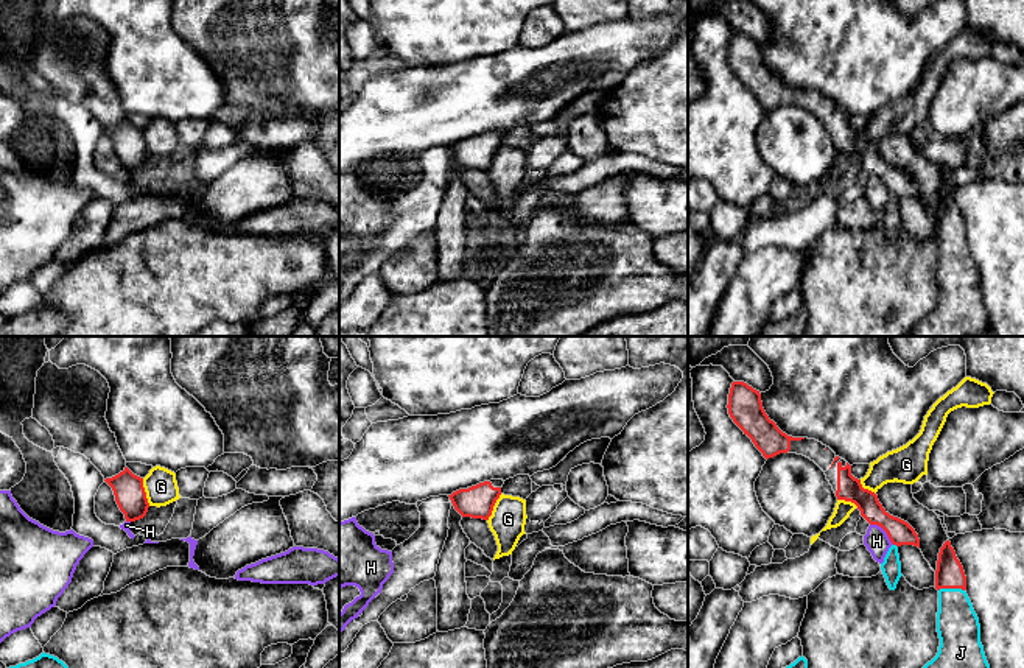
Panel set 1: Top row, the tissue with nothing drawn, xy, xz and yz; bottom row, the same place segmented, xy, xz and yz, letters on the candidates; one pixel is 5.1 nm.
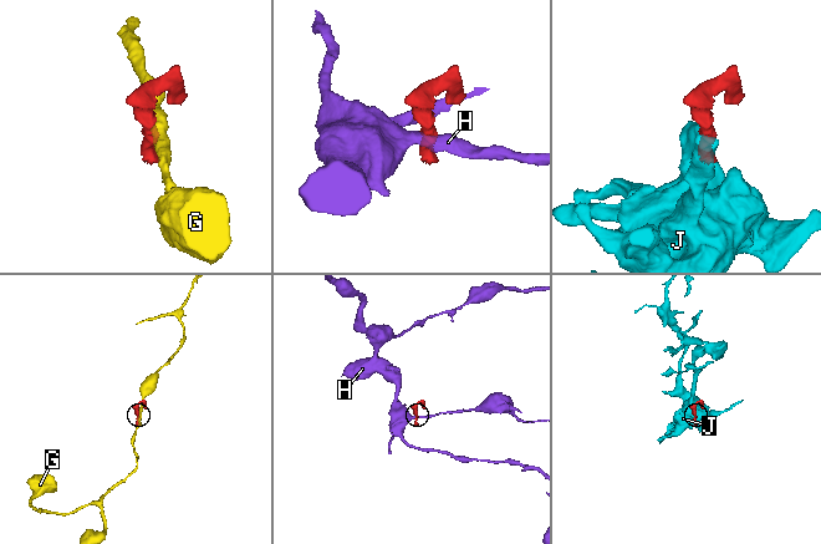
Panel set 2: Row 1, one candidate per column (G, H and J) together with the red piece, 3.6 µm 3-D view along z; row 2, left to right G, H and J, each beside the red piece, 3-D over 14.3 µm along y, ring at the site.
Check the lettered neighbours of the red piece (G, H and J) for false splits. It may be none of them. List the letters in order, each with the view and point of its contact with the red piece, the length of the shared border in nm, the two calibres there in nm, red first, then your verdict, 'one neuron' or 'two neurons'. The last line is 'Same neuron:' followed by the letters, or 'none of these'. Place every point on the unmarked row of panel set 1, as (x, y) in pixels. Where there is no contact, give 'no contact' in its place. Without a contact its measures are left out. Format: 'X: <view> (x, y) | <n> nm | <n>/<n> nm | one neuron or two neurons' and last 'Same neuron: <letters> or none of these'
G: xy (145, 144) | 150 nm | 160/170 nm | two neurons
H: yz (884, 181) | 170 nm | 130/130 nm | two neurons
J: yz (951, 239) | 140 nm | 150/220 nm | one neuron
Same neuron: J

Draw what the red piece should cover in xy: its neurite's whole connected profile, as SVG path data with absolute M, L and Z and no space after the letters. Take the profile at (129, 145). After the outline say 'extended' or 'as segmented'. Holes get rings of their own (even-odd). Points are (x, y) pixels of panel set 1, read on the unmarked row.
M124 118L123 123L104 132L112 139L115 153L124 165L126 173L135 173L146 167L149 154L143 139L143 129Z; as segmented

